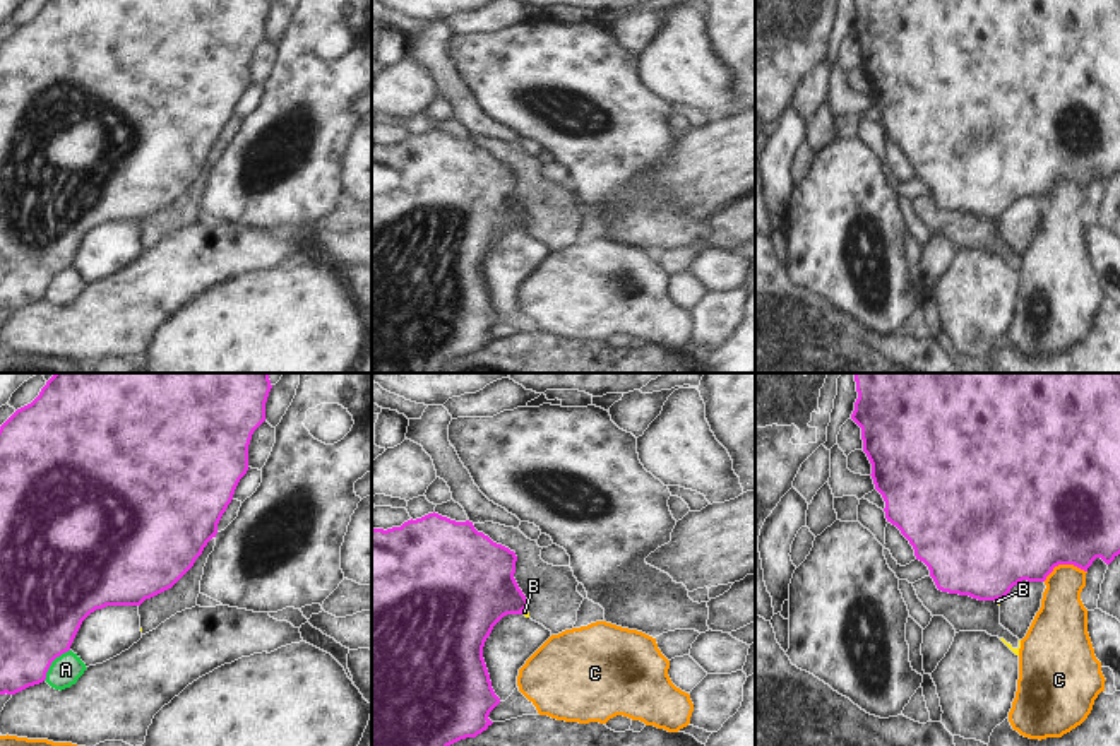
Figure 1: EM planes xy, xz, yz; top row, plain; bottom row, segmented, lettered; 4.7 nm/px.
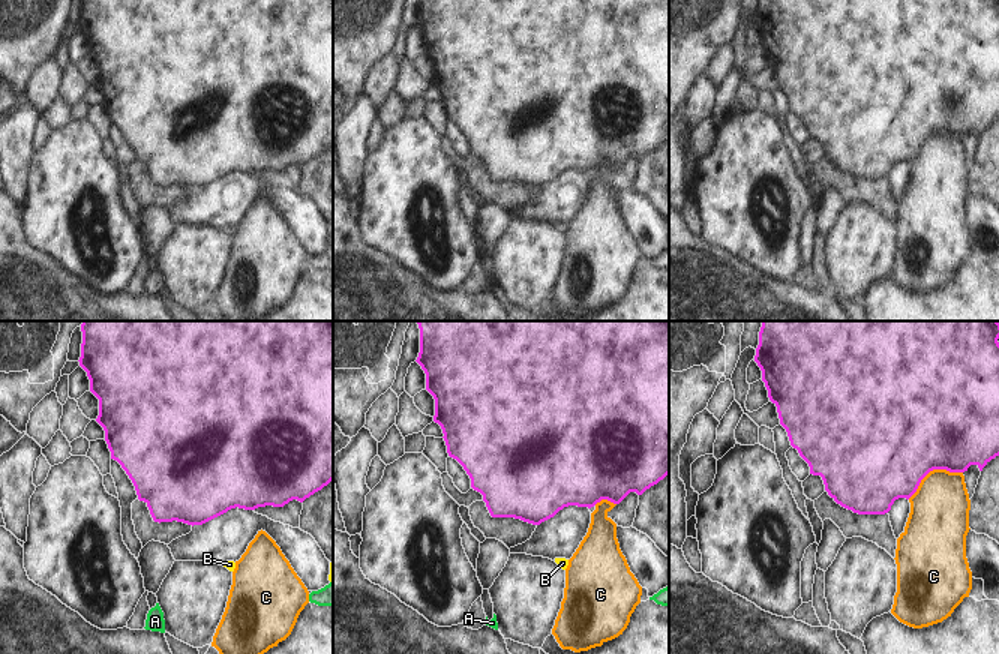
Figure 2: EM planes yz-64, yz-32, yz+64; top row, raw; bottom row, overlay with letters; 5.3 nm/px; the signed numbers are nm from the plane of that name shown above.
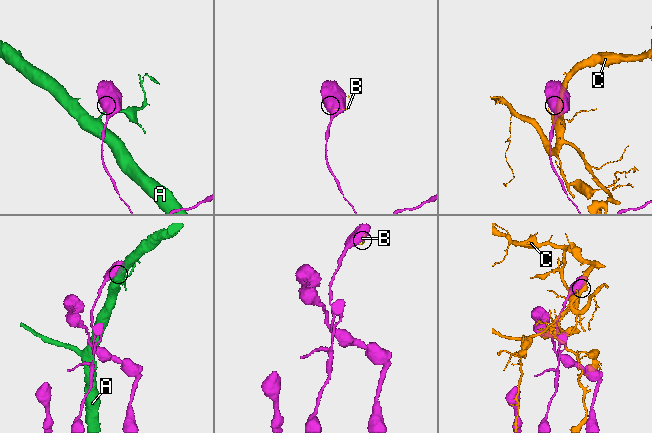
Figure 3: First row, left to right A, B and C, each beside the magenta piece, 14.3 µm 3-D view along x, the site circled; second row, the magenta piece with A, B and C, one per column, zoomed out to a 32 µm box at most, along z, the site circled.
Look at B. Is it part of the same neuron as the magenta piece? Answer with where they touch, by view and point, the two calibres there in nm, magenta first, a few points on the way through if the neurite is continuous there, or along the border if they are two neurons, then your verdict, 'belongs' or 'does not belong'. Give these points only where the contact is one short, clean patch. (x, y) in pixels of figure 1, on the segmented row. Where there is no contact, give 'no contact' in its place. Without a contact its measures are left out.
xz (524, 608) | 380/20 nm | along xz (526, 606), (521, 613) | does not belong

